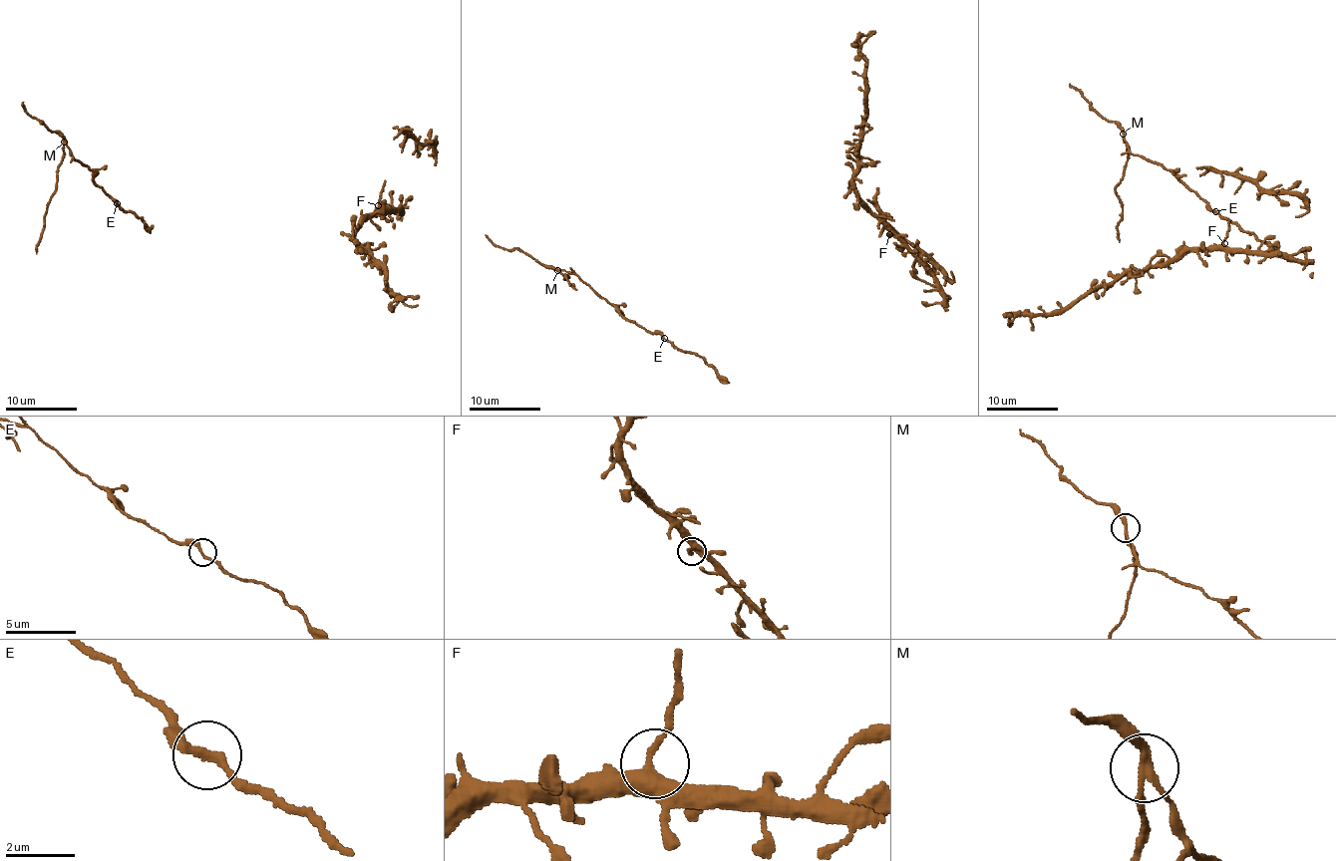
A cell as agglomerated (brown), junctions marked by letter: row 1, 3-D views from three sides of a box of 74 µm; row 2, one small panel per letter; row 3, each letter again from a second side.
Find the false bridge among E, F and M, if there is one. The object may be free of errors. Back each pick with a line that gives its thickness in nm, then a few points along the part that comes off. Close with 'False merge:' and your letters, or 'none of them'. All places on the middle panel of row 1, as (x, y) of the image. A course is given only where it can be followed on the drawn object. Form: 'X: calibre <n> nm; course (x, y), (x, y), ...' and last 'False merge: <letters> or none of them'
M: calibre 200 nm; course (558, 269), (564, 278), (569, 278), (565, 274), (569, 285), (574, 287), (574, 284), (576, 289)
False merge: M

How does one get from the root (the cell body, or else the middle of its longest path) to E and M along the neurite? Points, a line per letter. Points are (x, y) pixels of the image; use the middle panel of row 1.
E: (704, 358), (679, 351), (664, 338)
M: (704, 358), (679, 351), (659, 334), (651, 334), (631, 322), (574, 274), (558, 269)

